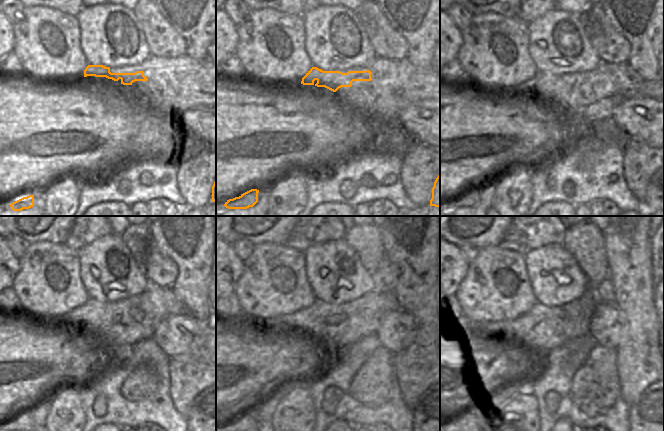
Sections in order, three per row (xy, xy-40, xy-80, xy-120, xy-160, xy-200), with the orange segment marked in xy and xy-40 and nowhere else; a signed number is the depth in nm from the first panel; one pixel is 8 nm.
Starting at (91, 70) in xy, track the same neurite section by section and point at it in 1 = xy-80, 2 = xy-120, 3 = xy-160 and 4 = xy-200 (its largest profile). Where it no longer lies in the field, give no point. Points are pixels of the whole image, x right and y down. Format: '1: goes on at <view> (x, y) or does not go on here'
1: goes on at xy-80 (550, 82)
2: goes on at xy-120 (127, 308)
3: goes on at xy-160 (349, 310)
4: goes on at xy-200 (585, 242)

